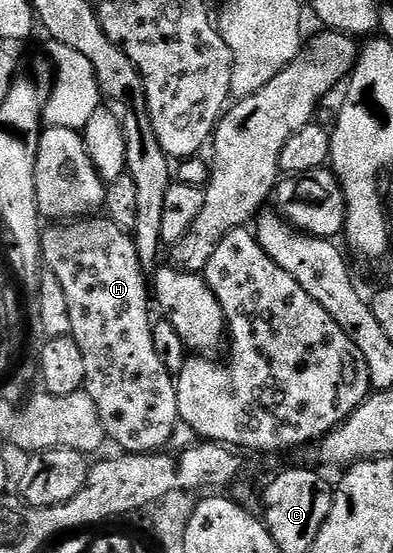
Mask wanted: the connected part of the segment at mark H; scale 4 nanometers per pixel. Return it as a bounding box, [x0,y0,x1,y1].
[42,218,181,454]

